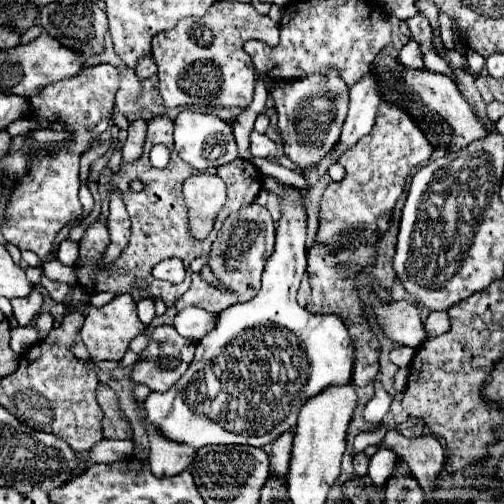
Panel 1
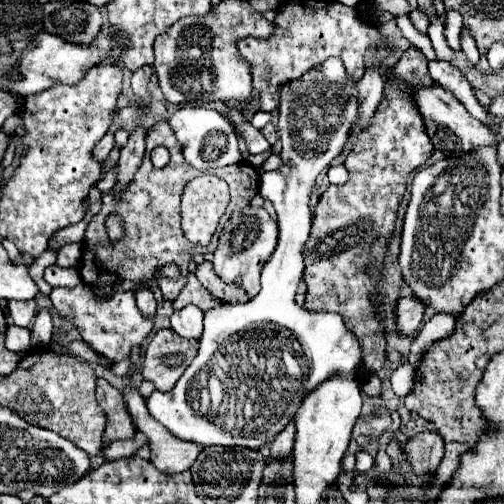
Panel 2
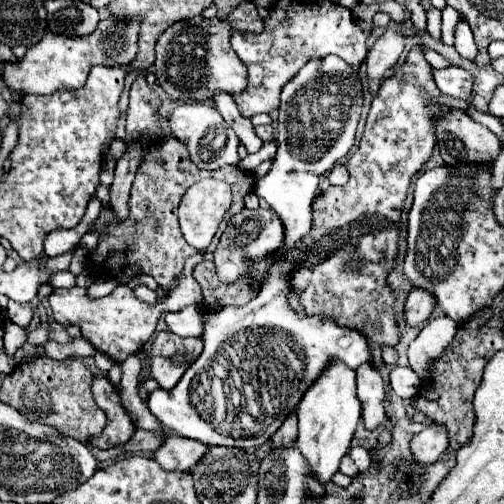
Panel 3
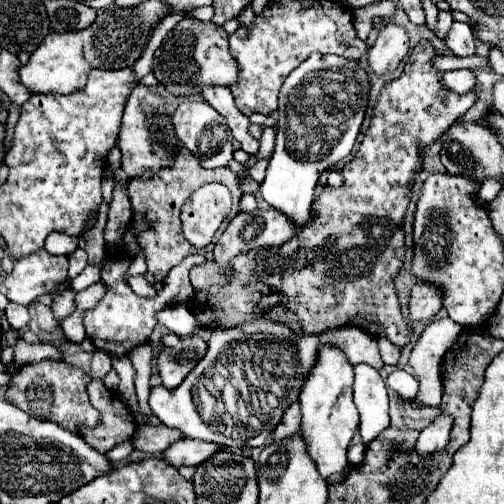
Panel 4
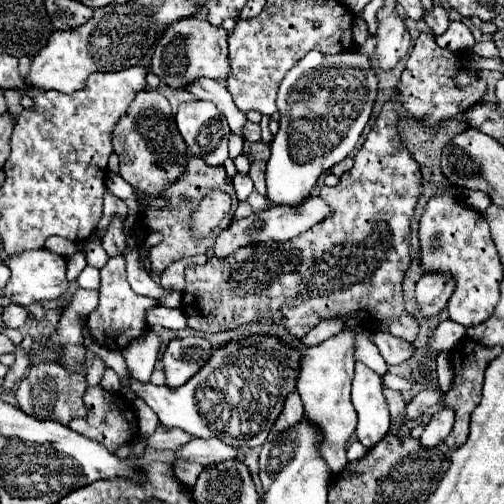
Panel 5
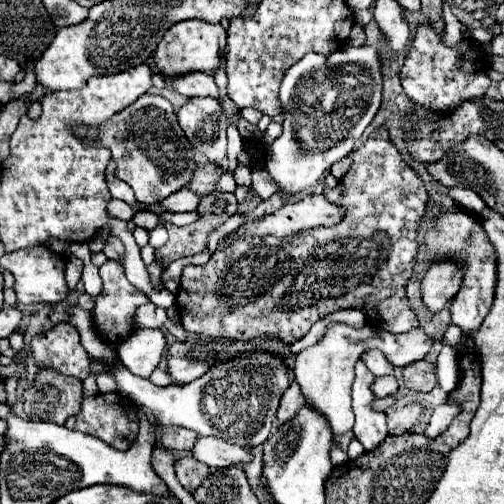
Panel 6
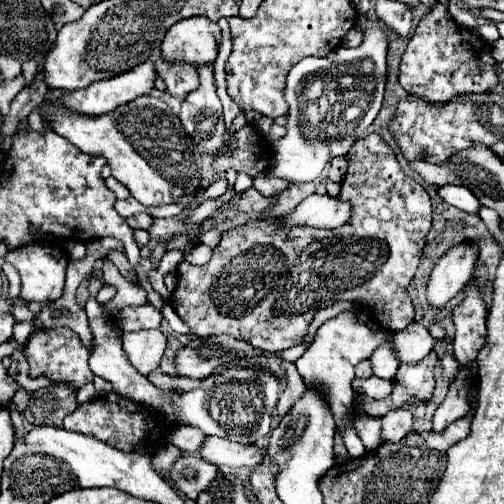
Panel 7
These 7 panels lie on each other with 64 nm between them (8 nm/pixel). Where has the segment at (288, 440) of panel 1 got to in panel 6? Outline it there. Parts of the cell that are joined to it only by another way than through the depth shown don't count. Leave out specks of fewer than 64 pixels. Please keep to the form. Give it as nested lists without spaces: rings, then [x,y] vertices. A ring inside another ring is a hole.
[[[292,382],[292,384],[286,388],[284,396],[280,398],[280,406],[278,406],[278,412],[276,412],[278,420],[280,420],[280,422],[290,420],[292,416],[296,416],[298,408],[300,408],[302,404],[304,404],[304,396],[302,396],[302,392],[300,392],[300,386],[298,386],[296,382]]]

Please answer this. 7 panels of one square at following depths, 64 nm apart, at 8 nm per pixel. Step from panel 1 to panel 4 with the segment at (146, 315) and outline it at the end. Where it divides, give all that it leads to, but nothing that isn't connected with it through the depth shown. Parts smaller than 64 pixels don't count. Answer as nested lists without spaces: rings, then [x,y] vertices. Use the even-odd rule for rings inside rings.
[[[132,276],[132,278],[128,278],[128,284],[138,296],[144,296],[144,298],[156,296],[156,288],[146,280],[146,276]]]

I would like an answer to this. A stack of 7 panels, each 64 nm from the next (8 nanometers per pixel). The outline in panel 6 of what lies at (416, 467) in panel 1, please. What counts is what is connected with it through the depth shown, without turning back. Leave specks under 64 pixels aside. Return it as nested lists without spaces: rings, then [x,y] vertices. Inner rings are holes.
[[[452,400],[440,404],[440,406],[434,410],[434,414],[432,414],[432,418],[430,418],[430,424],[428,424],[428,428],[426,428],[424,434],[426,434],[428,438],[440,436],[440,434],[450,426],[450,422],[458,416],[460,410],[462,410],[462,406],[460,406],[458,402],[452,402]]]

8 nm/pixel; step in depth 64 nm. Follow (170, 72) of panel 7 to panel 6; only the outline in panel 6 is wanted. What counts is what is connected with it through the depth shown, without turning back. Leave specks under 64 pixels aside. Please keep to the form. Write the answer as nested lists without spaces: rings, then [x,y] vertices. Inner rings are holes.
[[[192,72],[192,76],[180,76],[180,80],[168,80],[166,82],[182,96],[192,98],[192,96],[214,96],[218,98],[218,88],[216,82],[210,74],[204,72]]]

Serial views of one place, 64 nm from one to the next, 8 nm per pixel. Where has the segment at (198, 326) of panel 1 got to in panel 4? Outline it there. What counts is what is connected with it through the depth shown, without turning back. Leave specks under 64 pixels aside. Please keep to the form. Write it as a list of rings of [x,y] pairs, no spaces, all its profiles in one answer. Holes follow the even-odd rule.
[[[184,304],[166,306],[162,312],[156,314],[156,320],[176,336],[190,336],[196,330],[196,318]]]

